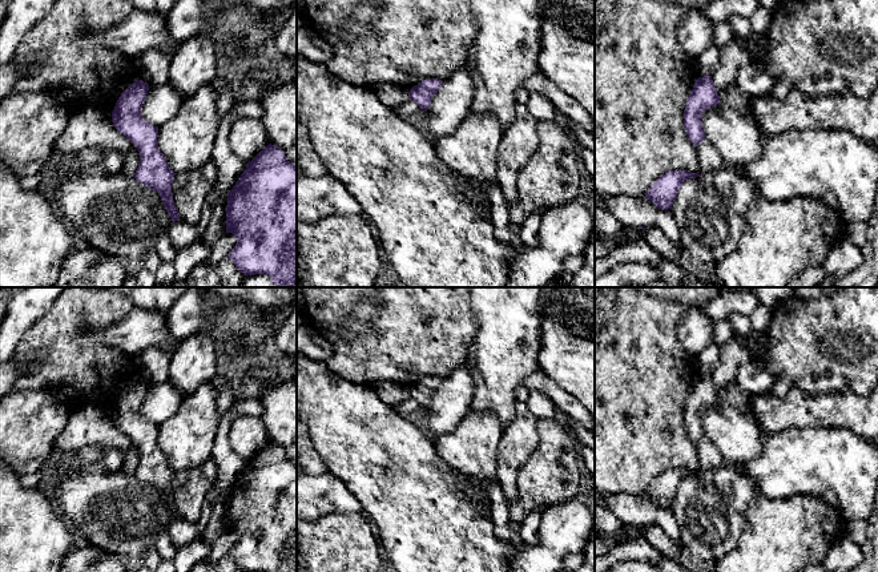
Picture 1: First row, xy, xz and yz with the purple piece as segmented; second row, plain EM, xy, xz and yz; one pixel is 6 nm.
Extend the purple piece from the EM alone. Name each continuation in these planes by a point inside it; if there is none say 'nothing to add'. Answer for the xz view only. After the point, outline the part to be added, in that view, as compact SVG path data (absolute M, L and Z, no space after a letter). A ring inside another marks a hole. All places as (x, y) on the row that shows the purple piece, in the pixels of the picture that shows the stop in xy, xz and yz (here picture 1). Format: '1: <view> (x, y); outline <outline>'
nothing to add

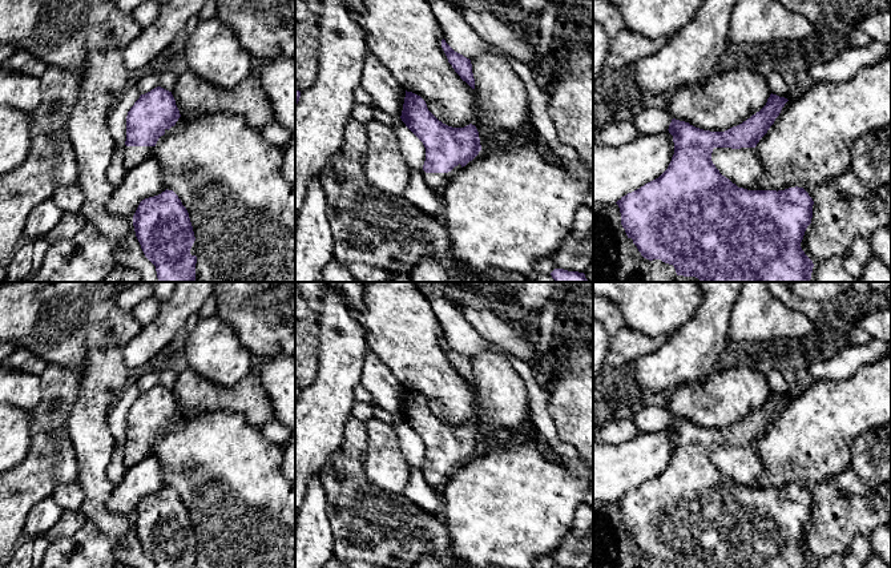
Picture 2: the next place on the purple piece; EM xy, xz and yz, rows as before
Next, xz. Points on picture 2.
1: xz (438, 181); outline M459 164L457 166L455 166L451 172L448 173L426 173L423 169L422 176L424 178L424 181L435 190L442 190L449 181L451 178L455 176L455 173L461 168L461 165Z

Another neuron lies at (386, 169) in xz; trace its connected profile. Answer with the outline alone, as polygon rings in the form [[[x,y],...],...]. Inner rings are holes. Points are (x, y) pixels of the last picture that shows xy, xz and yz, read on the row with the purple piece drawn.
[[[376,120],[364,124],[367,132],[366,177],[376,190],[403,198],[411,169],[402,156],[394,129]]]

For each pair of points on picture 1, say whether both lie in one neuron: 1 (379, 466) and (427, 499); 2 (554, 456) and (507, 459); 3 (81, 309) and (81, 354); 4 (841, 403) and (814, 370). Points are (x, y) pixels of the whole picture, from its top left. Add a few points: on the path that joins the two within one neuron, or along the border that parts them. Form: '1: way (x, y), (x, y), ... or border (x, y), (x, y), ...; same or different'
1: way (391, 471), (415, 495); same
2: border (536, 427), (538, 446), (520, 467), (516, 487); different
3: way (80, 319), (80, 343); same
4: border (801, 389), (812, 394), (852, 390), (862, 395); different

